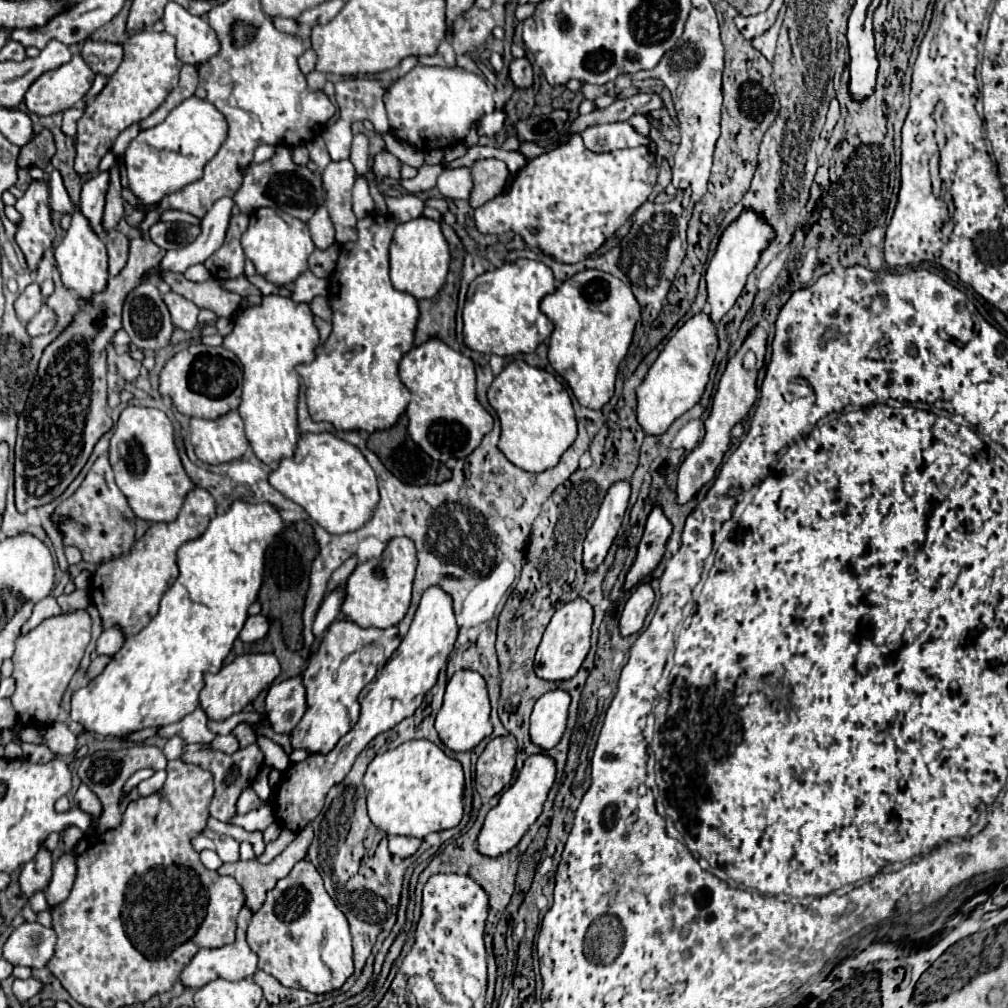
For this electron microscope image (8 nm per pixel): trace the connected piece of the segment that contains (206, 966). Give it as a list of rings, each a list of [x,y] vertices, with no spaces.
[[[244,905],[242,911],[238,914],[238,931],[236,931],[236,941],[232,945],[224,945],[224,947],[218,947],[218,949],[202,949],[194,955],[194,959],[190,961],[188,967],[184,967],[184,971],[180,973],[180,981],[186,985],[186,987],[204,987],[206,983],[222,977],[226,981],[240,981],[240,979],[246,979],[250,975],[256,973],[256,965],[258,965],[258,955],[252,953],[252,949],[248,947],[246,943],[246,927],[250,923],[250,917],[252,917],[252,911]]]

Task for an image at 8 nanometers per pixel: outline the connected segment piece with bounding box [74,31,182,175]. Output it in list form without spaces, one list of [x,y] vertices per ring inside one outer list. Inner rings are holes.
[[[138,31],[130,35],[124,43],[124,59],[116,73],[108,79],[106,87],[86,105],[84,115],[78,119],[76,133],[76,159],[74,171],[94,173],[98,169],[100,159],[112,149],[114,139],[132,123],[146,119],[152,111],[156,111],[166,95],[178,85],[178,73],[182,61],[174,53],[174,37],[166,31]]]

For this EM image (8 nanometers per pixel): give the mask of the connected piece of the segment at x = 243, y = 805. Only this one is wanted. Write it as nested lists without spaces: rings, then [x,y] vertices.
[[[248,787],[248,789],[240,795],[236,807],[238,807],[238,813],[246,813],[246,811],[250,811],[250,809],[258,809],[258,807],[264,807],[264,805],[268,805],[268,803],[262,801],[262,799],[254,793],[252,787]]]

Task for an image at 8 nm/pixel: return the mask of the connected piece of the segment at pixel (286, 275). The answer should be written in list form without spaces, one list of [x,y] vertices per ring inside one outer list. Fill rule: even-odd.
[[[262,207],[250,215],[248,229],[242,235],[242,249],[246,257],[254,263],[256,271],[266,281],[284,287],[284,285],[292,285],[298,279],[298,275],[308,269],[306,259],[316,247],[310,239],[310,231],[304,221],[290,217],[284,211],[278,213],[276,209]]]

